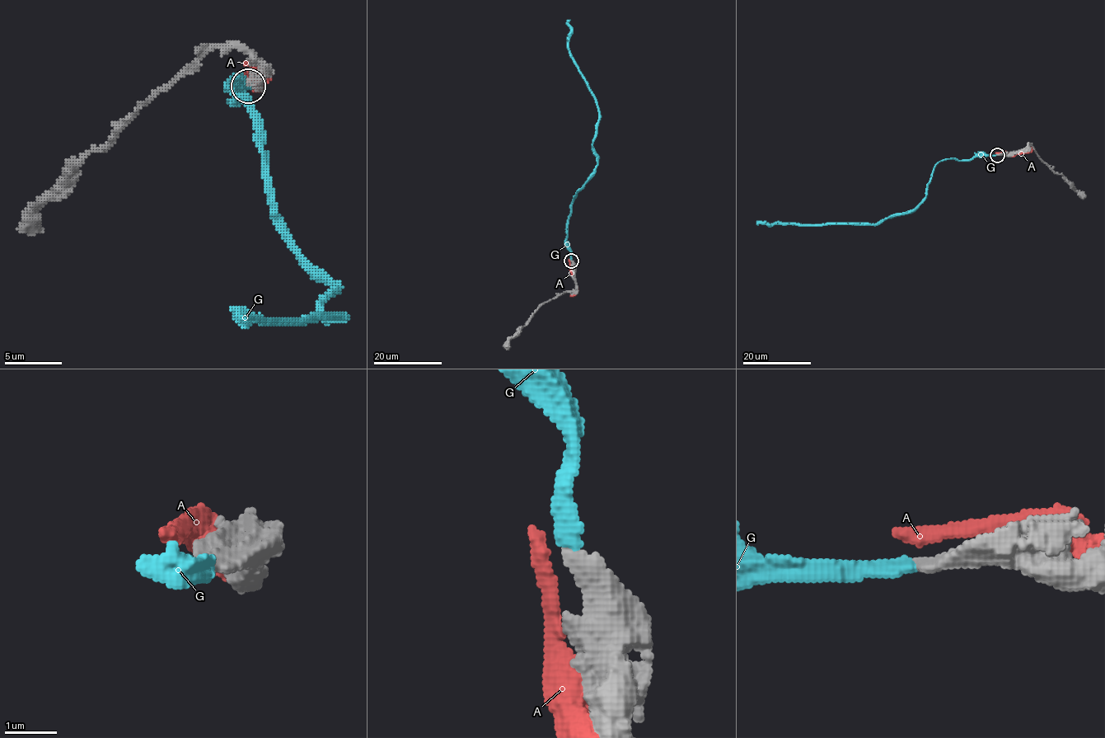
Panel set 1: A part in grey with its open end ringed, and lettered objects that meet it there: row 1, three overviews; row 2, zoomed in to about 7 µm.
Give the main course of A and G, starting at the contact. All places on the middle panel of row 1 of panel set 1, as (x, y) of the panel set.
A: (571, 265), (577, 292), (570, 297)
G: (571, 260), (567, 219), (570, 204), (596, 164), (592, 141), (598, 119), (597, 101), (568, 47), (567, 20)

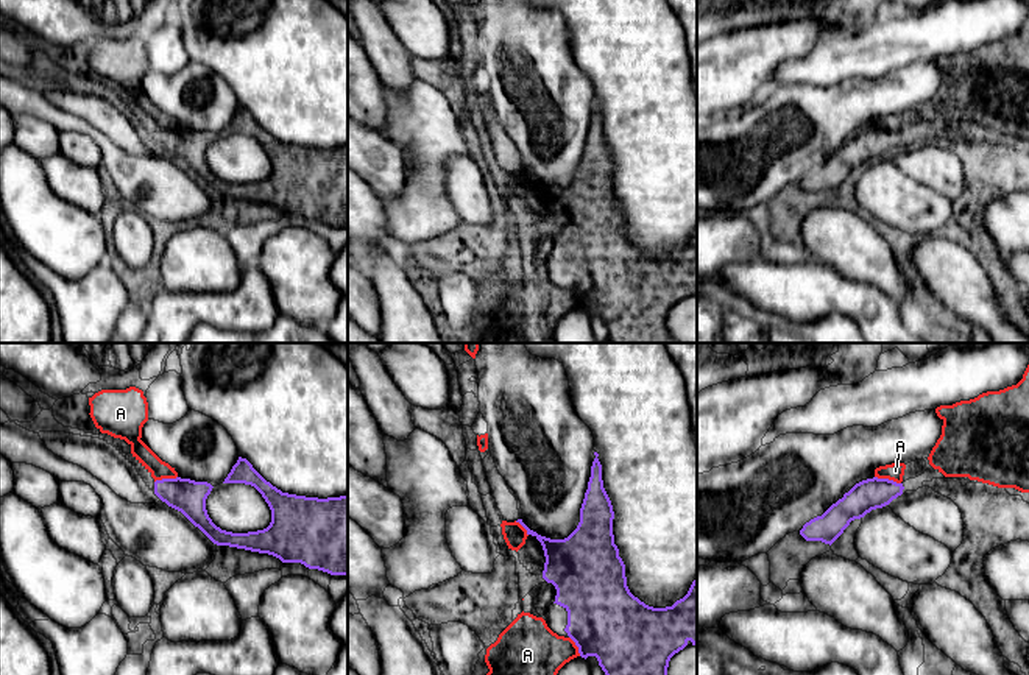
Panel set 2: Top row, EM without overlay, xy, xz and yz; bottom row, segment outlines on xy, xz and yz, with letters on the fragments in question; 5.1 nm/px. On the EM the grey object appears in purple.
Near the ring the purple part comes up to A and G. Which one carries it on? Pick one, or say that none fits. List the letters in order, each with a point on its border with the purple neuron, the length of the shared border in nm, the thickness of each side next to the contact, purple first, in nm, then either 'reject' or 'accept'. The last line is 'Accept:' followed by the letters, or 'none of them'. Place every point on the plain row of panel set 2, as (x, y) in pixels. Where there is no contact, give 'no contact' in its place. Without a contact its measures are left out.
A: meets purple in yz at (887, 130); contact 140 nm long; 160 nm thick on the purple side, 90 nm on the other; reject
G: no contact; accept
Accept: G

